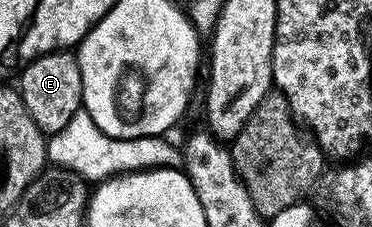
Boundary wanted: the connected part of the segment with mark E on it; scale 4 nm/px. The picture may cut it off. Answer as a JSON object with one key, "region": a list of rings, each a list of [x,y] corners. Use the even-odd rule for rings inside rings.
{"region":[[[64,49],[37,56],[18,76],[17,90],[23,96],[25,109],[29,109],[29,117],[33,117],[33,121],[37,121],[37,125],[48,136],[55,135],[69,124],[83,105],[78,54],[74,50]]]}

